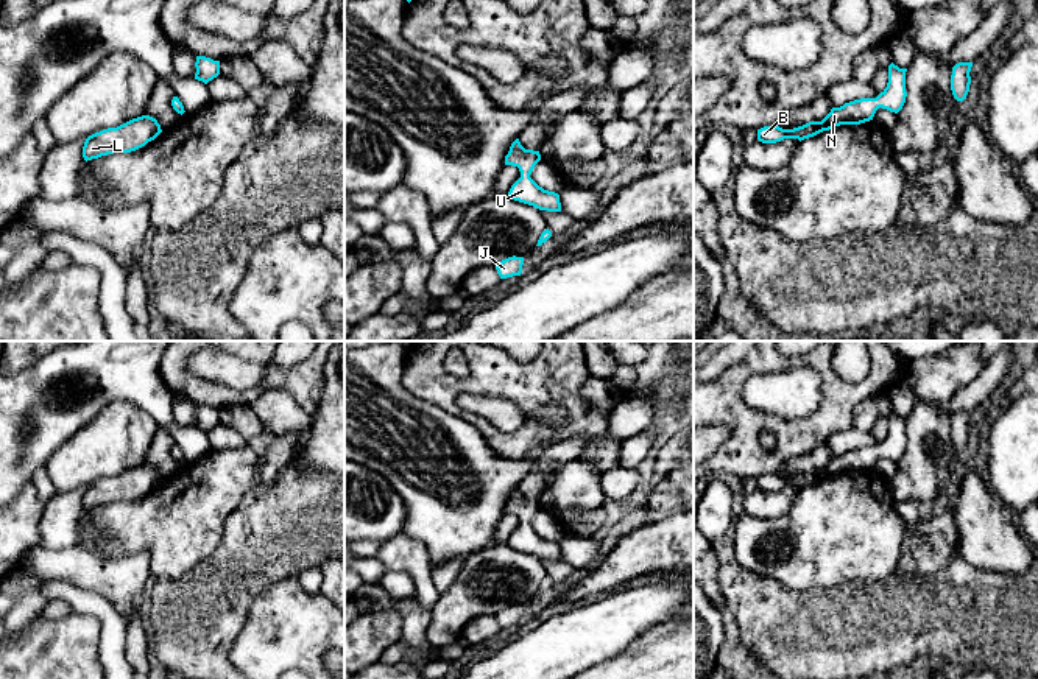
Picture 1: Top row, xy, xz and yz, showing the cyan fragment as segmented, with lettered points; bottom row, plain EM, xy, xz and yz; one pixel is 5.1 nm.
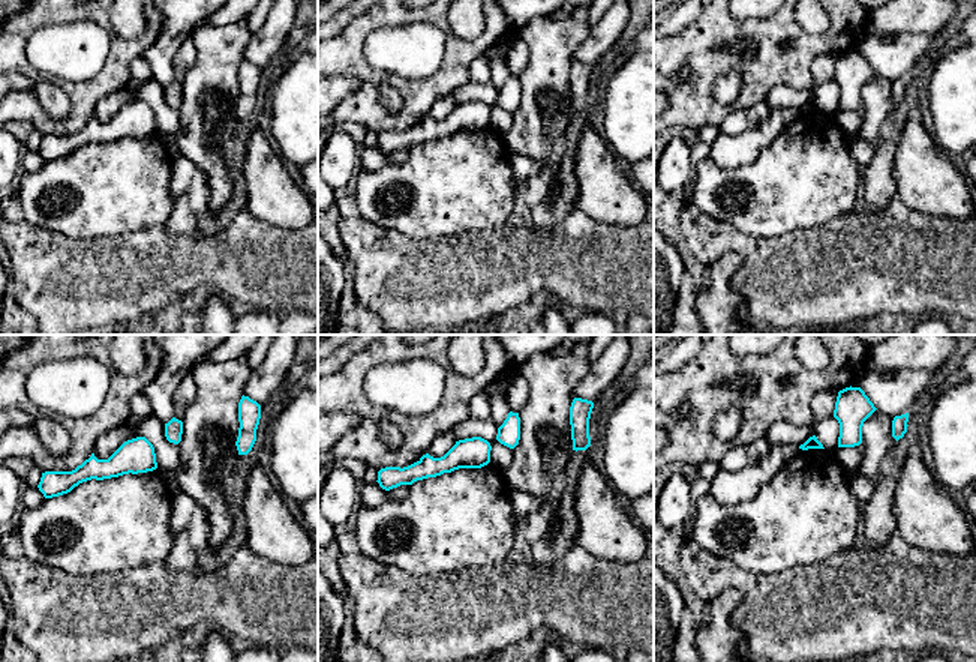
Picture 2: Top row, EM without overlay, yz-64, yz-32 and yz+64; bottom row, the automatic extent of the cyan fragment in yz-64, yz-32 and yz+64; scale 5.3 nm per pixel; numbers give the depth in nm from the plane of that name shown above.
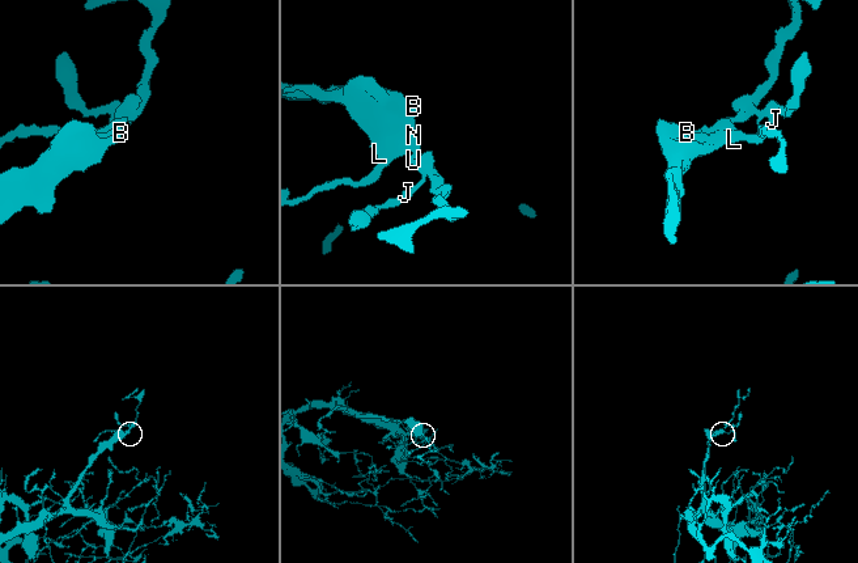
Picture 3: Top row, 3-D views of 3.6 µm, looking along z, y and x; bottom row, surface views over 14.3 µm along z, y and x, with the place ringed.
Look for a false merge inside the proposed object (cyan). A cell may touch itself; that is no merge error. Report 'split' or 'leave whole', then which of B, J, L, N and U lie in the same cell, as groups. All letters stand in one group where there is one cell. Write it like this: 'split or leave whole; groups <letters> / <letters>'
leave whole; groups B J L N U

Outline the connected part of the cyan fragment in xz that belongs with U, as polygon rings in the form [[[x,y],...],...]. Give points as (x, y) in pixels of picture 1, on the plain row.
[[[519,487],[511,492],[510,500],[505,505],[505,514],[517,515],[521,526],[511,534],[508,545],[539,559],[561,561],[560,544],[544,539],[530,526],[539,509],[539,500],[525,498]]]

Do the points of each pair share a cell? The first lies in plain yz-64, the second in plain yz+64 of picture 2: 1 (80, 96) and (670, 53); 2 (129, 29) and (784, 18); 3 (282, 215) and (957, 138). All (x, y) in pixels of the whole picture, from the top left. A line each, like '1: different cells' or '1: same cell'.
1: same cell
2: different cells
3: different cells

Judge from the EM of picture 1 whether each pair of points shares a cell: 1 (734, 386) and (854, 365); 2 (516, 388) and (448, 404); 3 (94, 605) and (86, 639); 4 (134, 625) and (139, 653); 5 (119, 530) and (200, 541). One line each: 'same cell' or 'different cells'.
1: different cells
2: same cell
3: different cells
4: same cell
5: same cell

